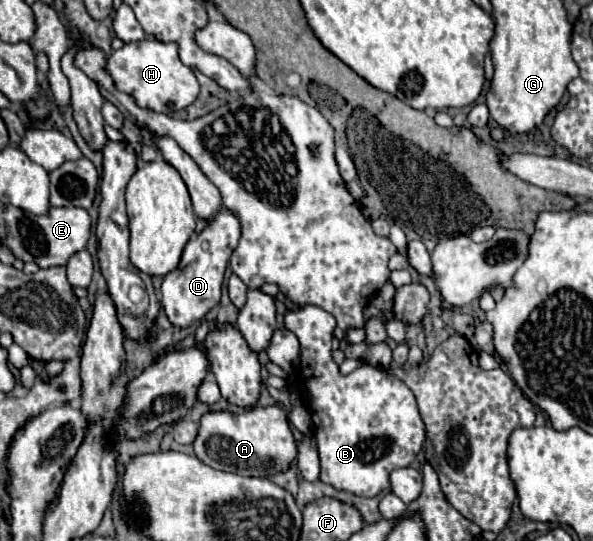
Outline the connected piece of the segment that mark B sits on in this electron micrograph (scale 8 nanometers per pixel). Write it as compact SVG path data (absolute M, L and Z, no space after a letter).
M306 305L288 311L284 323L298 337L300 363L310 371L310 375L304 375L304 393L320 453L320 481L362 497L388 493L390 471L408 467L426 439L414 393L384 369L366 363L348 375L340 375L330 347L336 319L320 307Z

